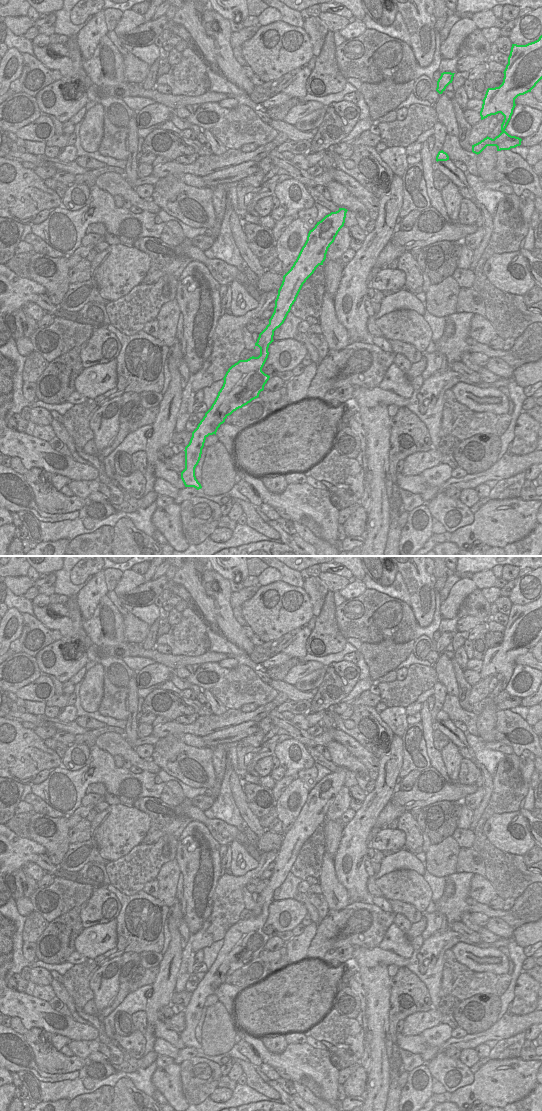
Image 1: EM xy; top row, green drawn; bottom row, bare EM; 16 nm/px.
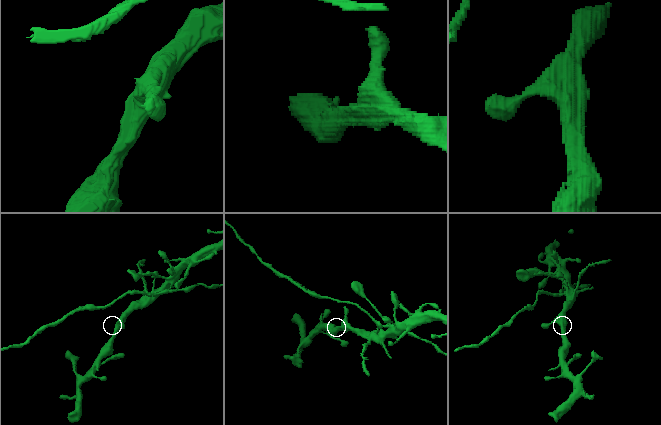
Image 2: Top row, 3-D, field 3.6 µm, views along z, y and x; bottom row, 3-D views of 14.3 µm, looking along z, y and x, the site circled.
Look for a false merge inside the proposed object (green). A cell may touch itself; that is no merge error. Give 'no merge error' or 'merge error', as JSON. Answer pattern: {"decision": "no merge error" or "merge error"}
{"decision": "merge error"}

